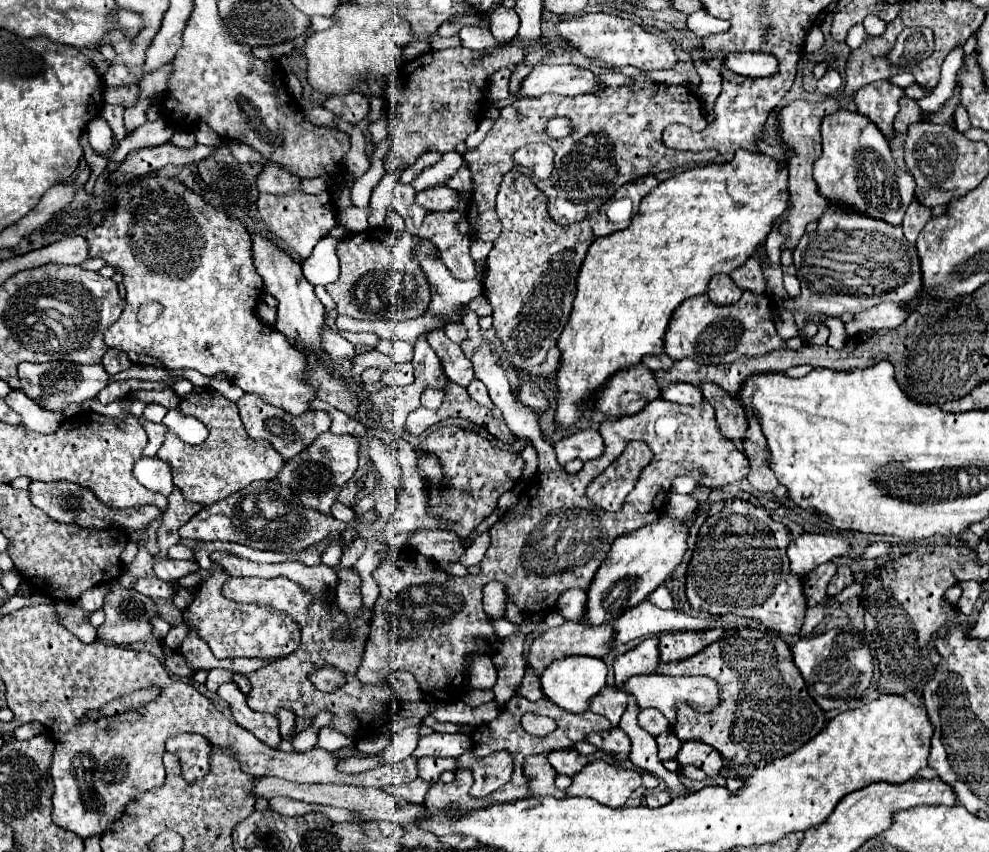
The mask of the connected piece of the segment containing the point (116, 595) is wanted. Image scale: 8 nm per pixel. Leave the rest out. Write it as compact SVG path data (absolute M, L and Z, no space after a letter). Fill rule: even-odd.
M109 584L103 612L105 612L105 622L97 628L97 636L99 636L99 640L103 640L107 644L117 644L117 646L129 646L133 642L145 642L147 638L151 638L153 626L149 622L149 616L151 618L161 616L153 598L147 598L147 596L139 594L137 590L127 590L121 584Z

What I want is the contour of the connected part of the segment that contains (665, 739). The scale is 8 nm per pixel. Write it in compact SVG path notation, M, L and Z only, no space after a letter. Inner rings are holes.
M671 730L659 734L657 738L657 746L659 746L659 760L669 760L669 758L675 758L679 748L681 748L681 740L675 738L675 734L671 734Z

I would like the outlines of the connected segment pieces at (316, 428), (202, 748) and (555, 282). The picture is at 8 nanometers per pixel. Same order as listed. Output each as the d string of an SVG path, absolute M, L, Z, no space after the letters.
M243 394L237 400L237 406L239 406L239 414L241 414L241 420L249 438L253 440L263 438L271 442L273 448L283 456L283 460L289 460L295 454L299 454L303 448L309 446L311 440L315 440L315 436L319 436L321 432L327 432L331 426L331 416L323 410L311 410L303 416L293 416L293 414L287 414L285 410L263 404L263 400L255 394Z
M175 734L167 740L165 748L173 752L181 762L181 776L187 784L199 782L209 770L209 752L211 744L199 734Z
M511 170L503 176L497 194L497 214L501 218L503 230L487 256L487 272L483 278L483 294L493 306L493 330L497 340L505 346L507 360L513 364L515 370L523 372L529 378L545 380L559 368L559 350L555 350L555 342L563 332L563 326L567 324L575 296L575 278L589 246L595 240L595 230L597 236L607 236L625 226L613 224L601 210L589 214L583 222L571 226L557 226L547 214L547 198L543 198L531 178L521 174L519 170Z

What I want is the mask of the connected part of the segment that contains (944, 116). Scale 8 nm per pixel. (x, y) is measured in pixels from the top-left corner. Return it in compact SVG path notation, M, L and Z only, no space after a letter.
M953 94L953 98L943 106L941 112L937 112L935 116L925 114L923 120L933 120L933 122L953 122L953 110L955 110L957 104L959 104L959 94Z

